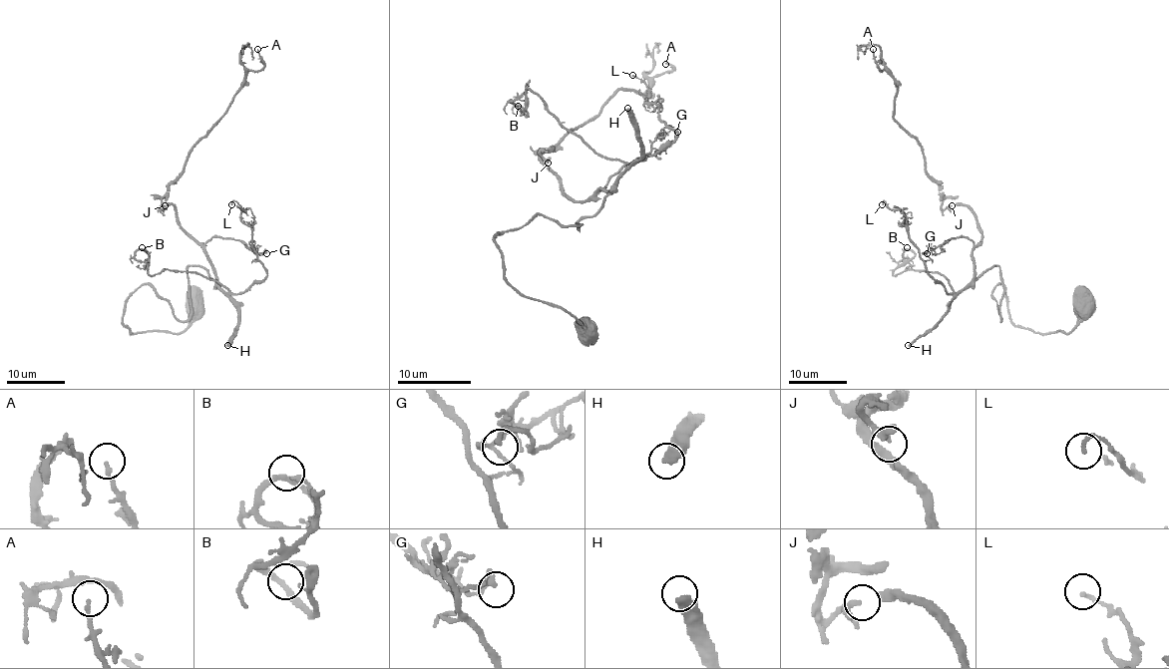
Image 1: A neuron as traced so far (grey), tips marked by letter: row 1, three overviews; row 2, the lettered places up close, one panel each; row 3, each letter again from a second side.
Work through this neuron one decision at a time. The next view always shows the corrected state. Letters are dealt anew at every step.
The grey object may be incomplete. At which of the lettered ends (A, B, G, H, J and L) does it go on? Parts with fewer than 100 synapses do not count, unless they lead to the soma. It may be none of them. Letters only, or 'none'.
H

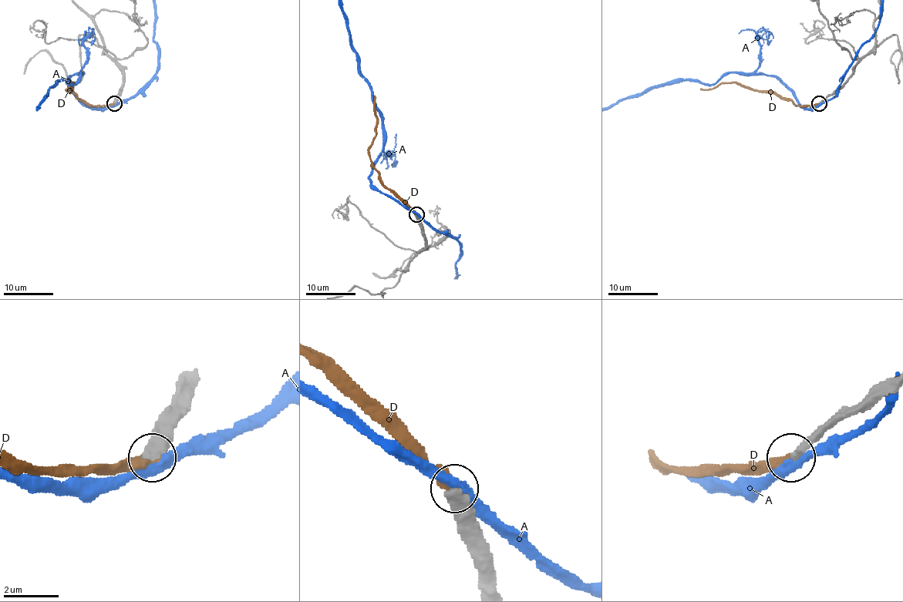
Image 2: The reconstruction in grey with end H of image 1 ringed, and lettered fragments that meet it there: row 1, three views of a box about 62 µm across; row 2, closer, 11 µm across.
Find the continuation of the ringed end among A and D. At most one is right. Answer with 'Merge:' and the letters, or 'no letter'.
Merge: D

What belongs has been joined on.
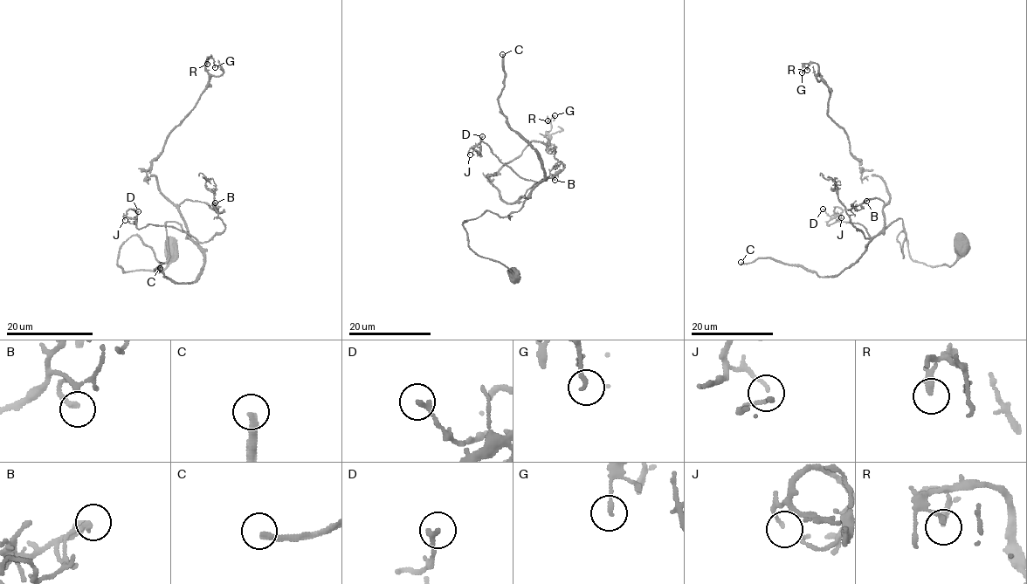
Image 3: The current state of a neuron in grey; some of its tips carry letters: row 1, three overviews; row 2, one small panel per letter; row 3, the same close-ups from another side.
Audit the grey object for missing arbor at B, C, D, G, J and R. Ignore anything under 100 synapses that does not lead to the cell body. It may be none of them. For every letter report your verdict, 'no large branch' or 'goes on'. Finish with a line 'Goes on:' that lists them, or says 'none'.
B: no large branch
C: goes on
D: no large branch
G: no large branch
J: no large branch
R: no large branch
Goes on: C

